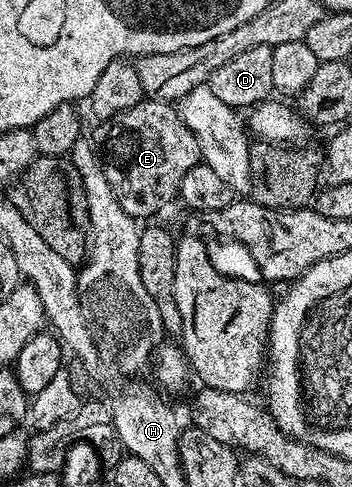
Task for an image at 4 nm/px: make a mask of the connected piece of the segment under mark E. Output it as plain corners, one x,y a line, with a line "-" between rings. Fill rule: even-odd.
151,98
143,100
133,108
123,110
110,125
103,149
101,145
101,160
106,179
109,180
109,185
125,213
136,220
144,220
143,217
157,214
165,205
176,200
185,174
202,162
200,143
181,119
176,106

